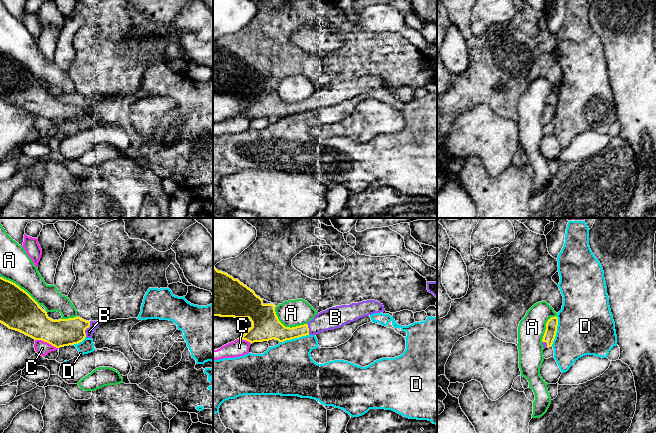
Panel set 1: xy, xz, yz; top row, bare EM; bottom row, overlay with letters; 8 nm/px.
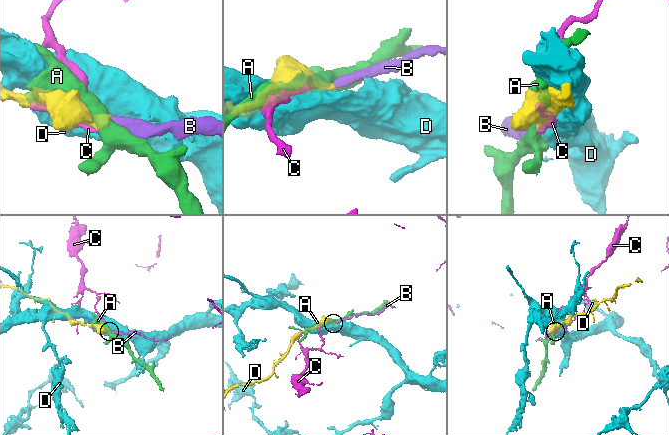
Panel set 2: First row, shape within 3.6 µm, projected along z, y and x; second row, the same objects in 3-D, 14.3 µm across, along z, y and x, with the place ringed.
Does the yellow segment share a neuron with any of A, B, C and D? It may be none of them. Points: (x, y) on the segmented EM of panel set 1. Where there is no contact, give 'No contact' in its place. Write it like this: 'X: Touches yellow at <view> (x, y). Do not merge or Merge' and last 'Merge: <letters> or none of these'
A: Touches yellow at xz (286, 327). Do not merge
B: Touches yellow at xy (86, 328). Merge
C: Touches yellow at xy (46, 341). Do not merge
D: Touches yellow at yz (556, 331). Do not merge
Merge: B

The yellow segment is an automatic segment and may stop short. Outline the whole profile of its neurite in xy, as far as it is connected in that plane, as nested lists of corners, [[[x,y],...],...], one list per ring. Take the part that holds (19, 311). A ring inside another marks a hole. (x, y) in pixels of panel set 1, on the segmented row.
[[[0,277],[0,323],[35,340],[42,340],[56,348],[74,345],[86,337],[92,338],[98,321],[86,321],[80,317],[53,320],[39,304],[15,283]]]

